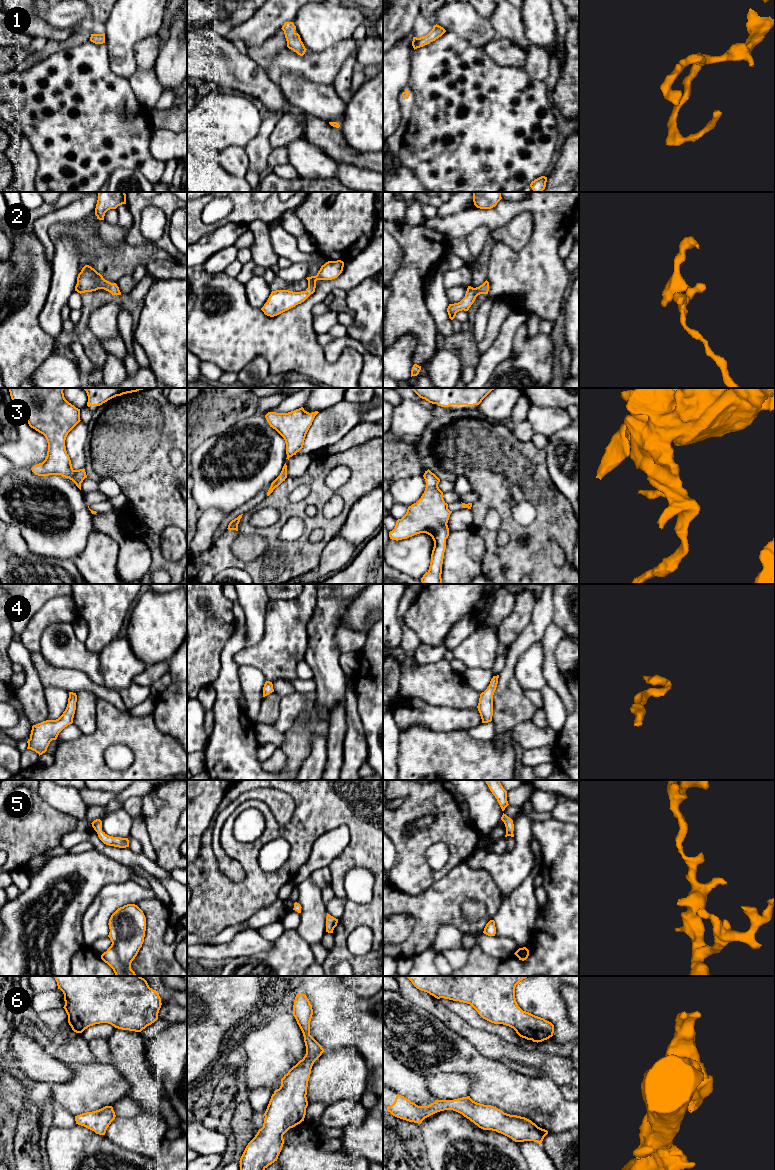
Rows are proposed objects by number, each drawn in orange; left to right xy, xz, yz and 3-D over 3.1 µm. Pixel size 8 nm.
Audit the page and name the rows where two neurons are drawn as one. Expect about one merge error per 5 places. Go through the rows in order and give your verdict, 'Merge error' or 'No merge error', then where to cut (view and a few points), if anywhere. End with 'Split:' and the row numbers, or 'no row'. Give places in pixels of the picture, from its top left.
1: No merge error. No split
2: No merge error. No split
3: Merge error. Split along xz (287, 455), (291, 456)
4: No merge error. No split
5: No merge error. No split
6: No merge error. No split
Split: 3

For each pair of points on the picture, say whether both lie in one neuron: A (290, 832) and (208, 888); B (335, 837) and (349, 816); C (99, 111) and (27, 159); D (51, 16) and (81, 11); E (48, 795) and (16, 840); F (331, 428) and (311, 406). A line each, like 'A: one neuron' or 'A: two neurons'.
A: one neuron
B: two neurons
C: two neurons
D: one neuron
E: two neurons
F: two neurons

